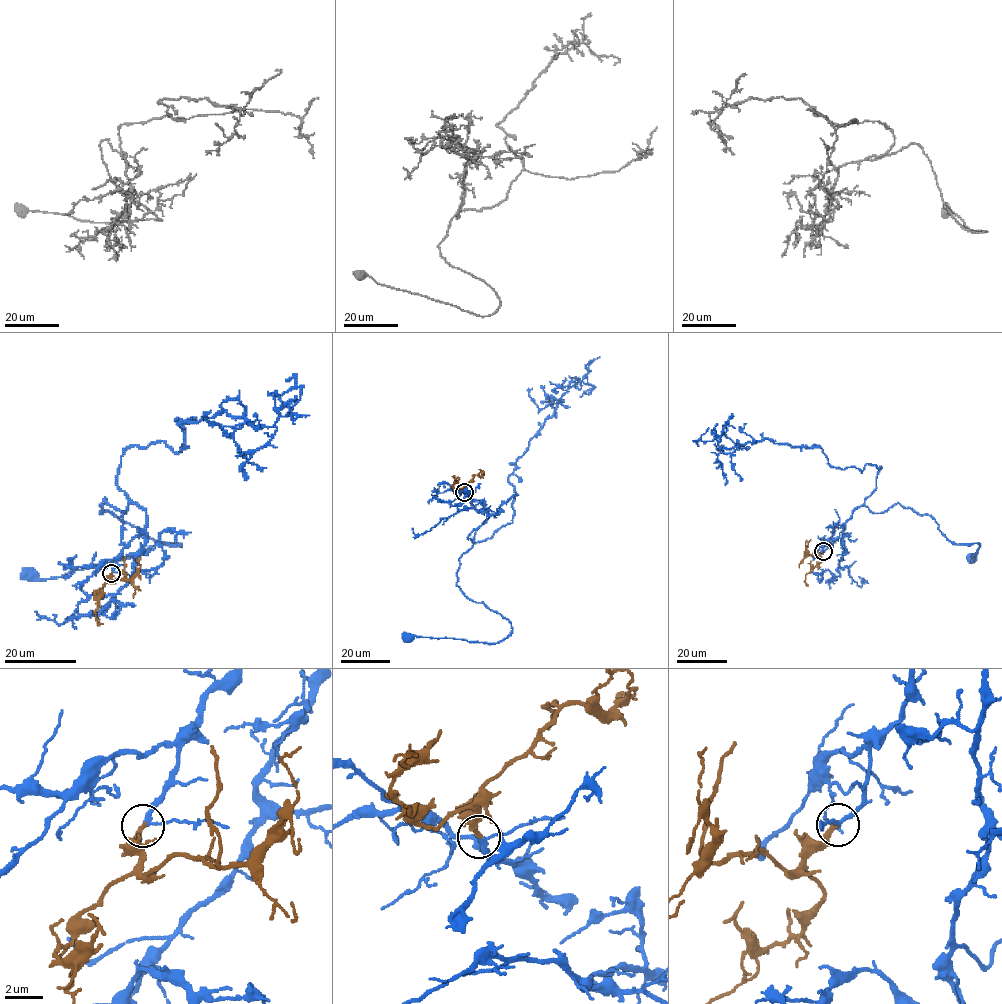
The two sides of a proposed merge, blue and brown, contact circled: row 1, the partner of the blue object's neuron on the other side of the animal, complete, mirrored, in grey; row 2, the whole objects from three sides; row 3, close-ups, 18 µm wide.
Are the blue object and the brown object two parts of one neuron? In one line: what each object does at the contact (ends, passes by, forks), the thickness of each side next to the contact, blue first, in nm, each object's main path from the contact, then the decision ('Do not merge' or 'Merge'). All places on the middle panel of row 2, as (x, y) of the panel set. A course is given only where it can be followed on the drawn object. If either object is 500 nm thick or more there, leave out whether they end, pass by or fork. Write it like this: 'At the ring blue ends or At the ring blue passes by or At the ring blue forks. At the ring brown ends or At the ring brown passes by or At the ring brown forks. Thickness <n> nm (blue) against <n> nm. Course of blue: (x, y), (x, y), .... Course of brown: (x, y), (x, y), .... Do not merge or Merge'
At the ring blue passes by. At the ring brown ends. Thickness 180 nm (blue) against 280 nm. Course of blue: (464, 492), (488, 518), (459, 558), (456, 584), (504, 617), (512, 631), (492, 644), (408, 637). Course of brown: (464, 492), (463, 489), (457, 491), (453, 487), (452, 477), (458, 477). Merge

